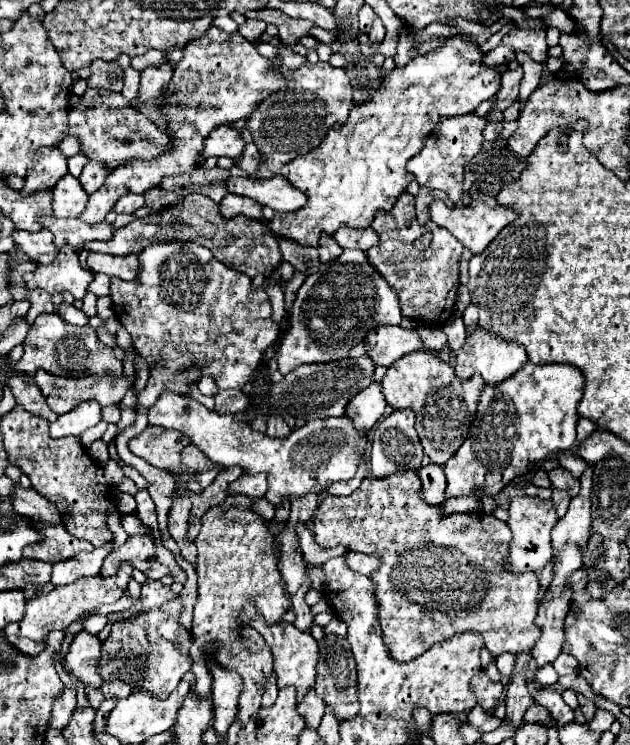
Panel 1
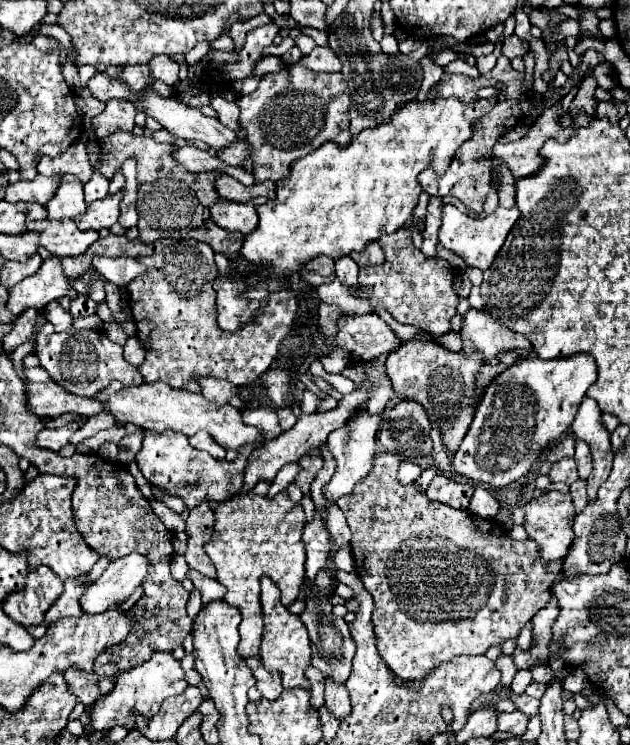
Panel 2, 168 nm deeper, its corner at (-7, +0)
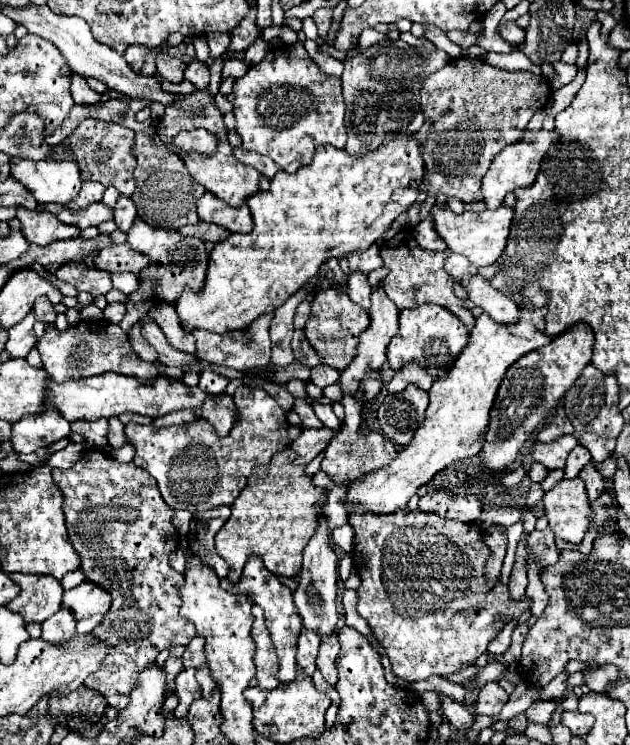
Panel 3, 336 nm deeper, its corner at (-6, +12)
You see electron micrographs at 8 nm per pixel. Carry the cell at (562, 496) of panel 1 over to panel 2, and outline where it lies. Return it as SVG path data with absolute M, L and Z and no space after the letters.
M578 480L570 486L570 496L574 500L574 510L576 514L580 514L586 508L586 482Z

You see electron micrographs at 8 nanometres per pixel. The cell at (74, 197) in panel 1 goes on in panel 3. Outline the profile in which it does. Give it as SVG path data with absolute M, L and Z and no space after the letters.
M11 158L11 176L25 184L29 192L41 204L67 206L81 190L79 168L73 162L57 160L25 160Z

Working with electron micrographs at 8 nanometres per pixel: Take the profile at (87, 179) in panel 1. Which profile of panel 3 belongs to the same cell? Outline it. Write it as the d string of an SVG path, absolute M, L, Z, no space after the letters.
M83 182L83 188L77 194L77 200L73 200L69 204L69 208L71 210L81 210L81 208L87 208L89 204L101 202L103 192L105 192L105 188L101 184L97 184L97 182Z

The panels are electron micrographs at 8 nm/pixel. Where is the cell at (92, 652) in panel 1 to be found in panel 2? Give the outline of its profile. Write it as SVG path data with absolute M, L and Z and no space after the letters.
M68 668L64 672L64 678L70 686L70 690L76 694L78 702L92 706L94 700L114 688L114 678L102 678L96 672L86 676L84 672L78 672L76 668Z

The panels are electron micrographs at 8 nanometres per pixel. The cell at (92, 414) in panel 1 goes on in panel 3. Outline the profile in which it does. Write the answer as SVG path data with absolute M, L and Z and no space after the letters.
M51 408L39 416L25 416L21 422L13 424L11 444L21 454L31 454L37 448L49 446L71 432L71 424L61 418L61 414Z

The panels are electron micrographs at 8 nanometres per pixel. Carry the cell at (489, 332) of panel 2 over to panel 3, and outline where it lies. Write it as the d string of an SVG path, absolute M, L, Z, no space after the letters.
M473 274L463 280L463 286L467 288L469 300L473 300L475 306L481 306L493 320L499 324L515 324L519 318L519 306L505 296L501 290L493 288L489 280L485 280L479 274Z

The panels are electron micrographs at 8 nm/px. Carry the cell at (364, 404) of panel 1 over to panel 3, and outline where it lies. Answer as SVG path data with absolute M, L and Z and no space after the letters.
M319 516L317 534L307 544L305 554L303 554L303 568L301 568L299 584L293 592L293 598L303 618L303 626L319 632L321 638L335 634L335 624L339 620L337 610L335 610L335 596L337 596L337 556L335 556L335 550L329 546L329 532L327 532L325 518Z

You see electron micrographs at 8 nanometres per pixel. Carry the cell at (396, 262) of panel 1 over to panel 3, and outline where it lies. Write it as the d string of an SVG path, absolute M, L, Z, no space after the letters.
M401 230L393 240L385 242L381 248L381 256L385 266L389 268L389 276L383 278L385 290L389 298L399 306L399 308L415 308L421 304L439 304L443 308L449 308L463 322L470 333L475 325L476 318L471 311L463 306L463 300L459 300L453 294L453 278L445 272L445 252L435 254L427 252L417 246L411 230Z

